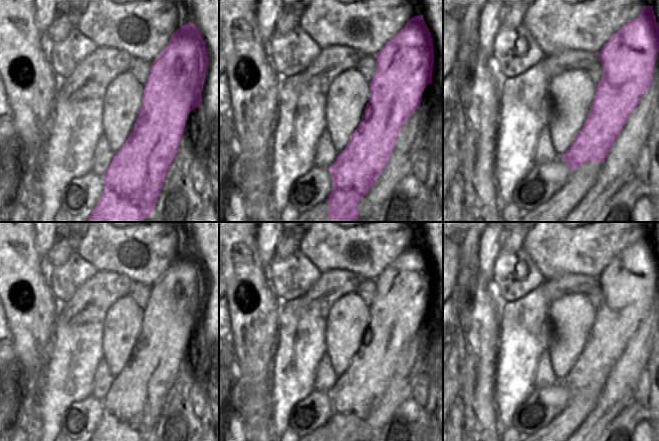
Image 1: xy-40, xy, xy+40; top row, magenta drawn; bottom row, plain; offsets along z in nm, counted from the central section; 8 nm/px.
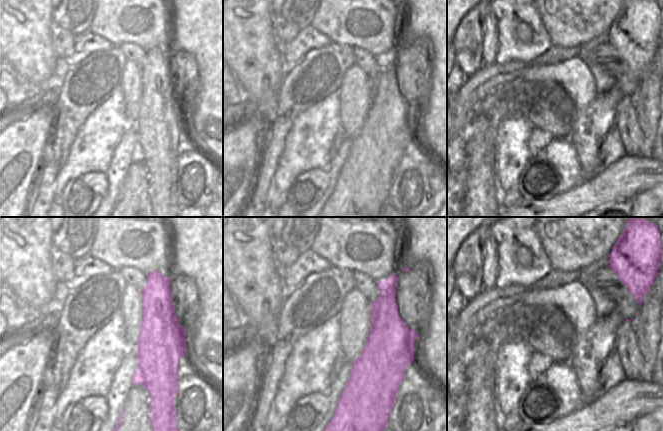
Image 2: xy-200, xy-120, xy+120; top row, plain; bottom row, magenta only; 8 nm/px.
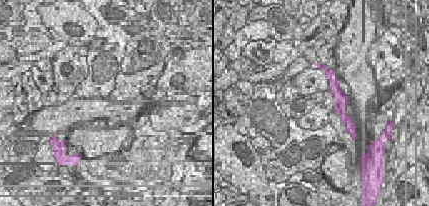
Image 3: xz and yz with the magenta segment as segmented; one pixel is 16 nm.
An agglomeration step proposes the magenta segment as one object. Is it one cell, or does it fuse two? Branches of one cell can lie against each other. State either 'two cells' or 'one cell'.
two cells

